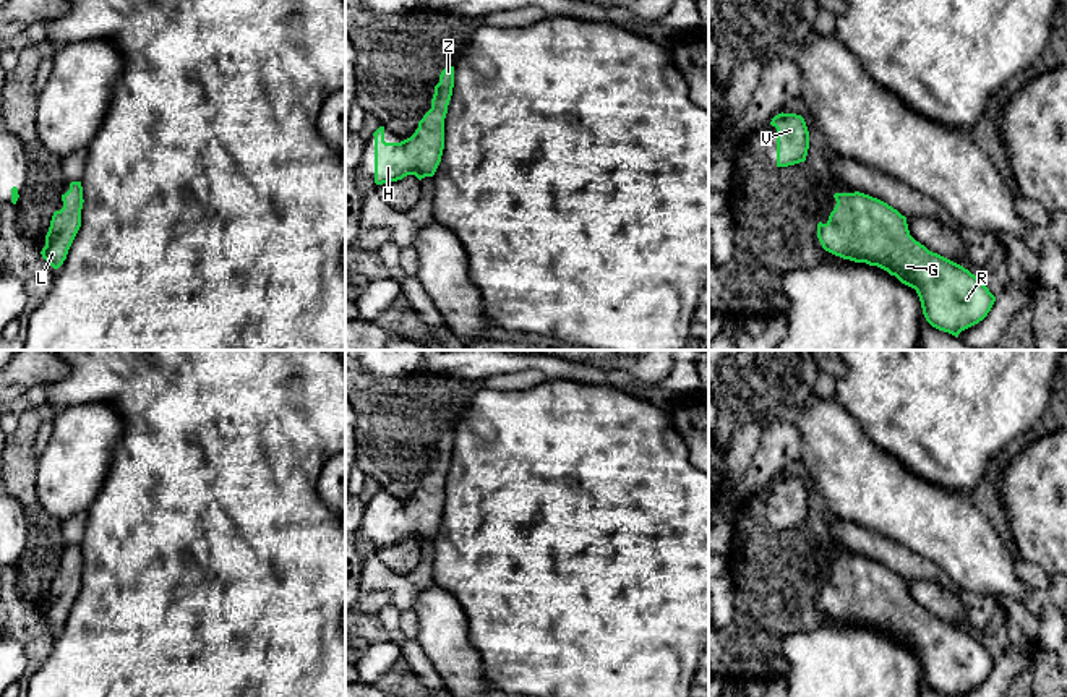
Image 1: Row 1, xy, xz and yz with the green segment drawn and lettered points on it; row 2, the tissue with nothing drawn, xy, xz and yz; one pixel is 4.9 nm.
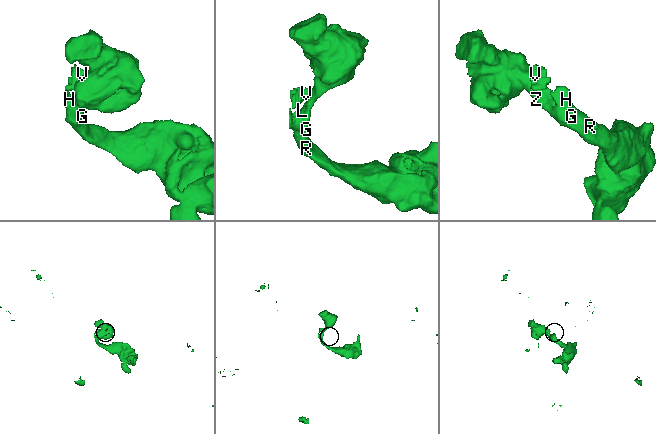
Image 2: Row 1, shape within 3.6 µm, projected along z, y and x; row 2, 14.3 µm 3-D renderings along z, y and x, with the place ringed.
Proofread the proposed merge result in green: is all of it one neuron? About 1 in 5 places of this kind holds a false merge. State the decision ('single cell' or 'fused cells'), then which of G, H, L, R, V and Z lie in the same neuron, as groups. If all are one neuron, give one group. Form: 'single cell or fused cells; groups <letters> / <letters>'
single cell; groups G H L R V Z

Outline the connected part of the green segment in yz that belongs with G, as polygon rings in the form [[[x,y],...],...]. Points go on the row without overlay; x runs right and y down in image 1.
[[[859,554],[835,556],[833,561],[837,567],[829,584],[817,587],[817,601],[825,614],[855,626],[877,629],[915,652],[926,684],[939,694],[960,697],[988,679],[996,660],[981,642],[916,605],[910,598],[906,580],[897,572]]]

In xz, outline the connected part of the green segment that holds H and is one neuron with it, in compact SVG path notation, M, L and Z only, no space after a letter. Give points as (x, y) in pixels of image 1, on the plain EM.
M446 430L435 449L431 472L418 485L415 496L401 506L384 504L384 490L375 499L375 546L391 546L407 538L418 543L433 540L444 512L444 481L454 451L454 430Z

